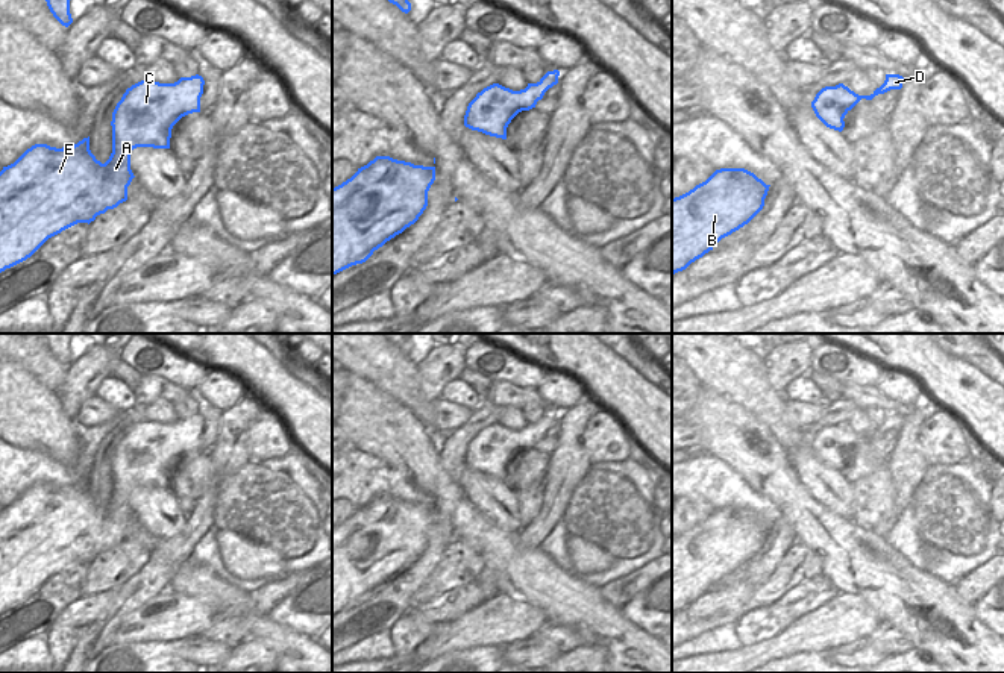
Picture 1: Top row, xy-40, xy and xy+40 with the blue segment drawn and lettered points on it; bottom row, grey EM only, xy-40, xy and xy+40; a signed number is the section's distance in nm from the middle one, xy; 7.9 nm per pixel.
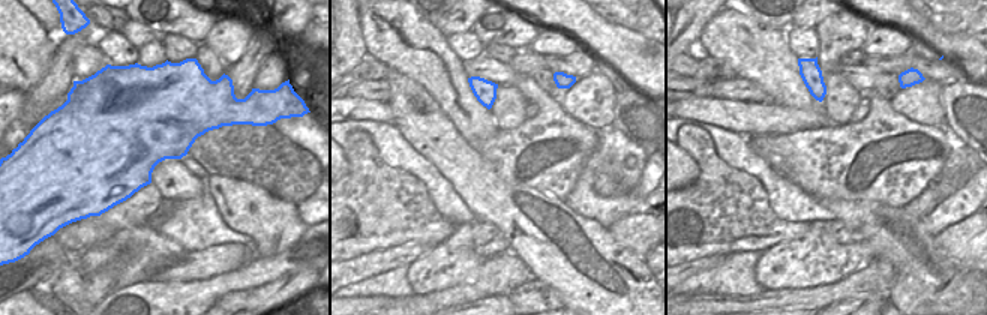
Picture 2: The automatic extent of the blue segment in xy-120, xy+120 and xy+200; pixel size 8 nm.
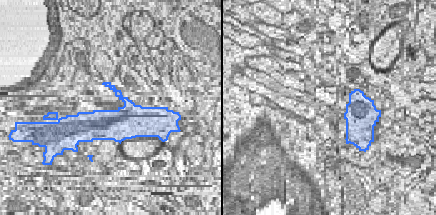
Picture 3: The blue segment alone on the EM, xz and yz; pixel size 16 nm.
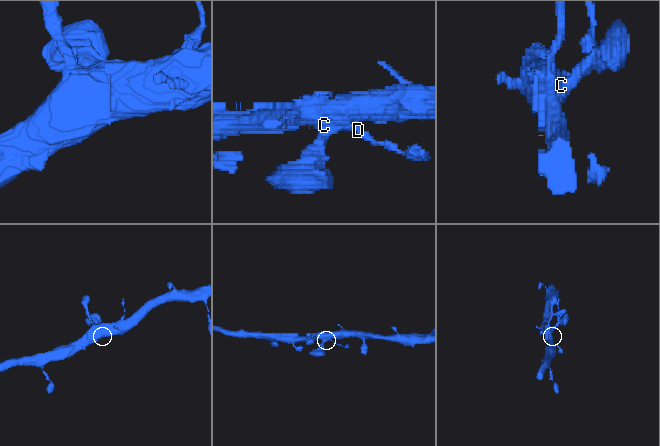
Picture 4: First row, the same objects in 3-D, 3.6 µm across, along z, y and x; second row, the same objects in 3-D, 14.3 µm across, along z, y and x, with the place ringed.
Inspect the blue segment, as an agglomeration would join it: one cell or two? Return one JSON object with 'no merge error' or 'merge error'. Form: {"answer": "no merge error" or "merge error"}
{"answer": "no merge error"}

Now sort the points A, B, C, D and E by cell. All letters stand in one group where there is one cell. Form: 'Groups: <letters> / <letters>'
Groups: A B C D E

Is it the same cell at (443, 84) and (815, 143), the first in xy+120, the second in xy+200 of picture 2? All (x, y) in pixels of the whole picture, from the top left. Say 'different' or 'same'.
different

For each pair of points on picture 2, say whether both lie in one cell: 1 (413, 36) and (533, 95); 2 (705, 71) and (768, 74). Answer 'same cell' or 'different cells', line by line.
1: different cells
2: different cells

